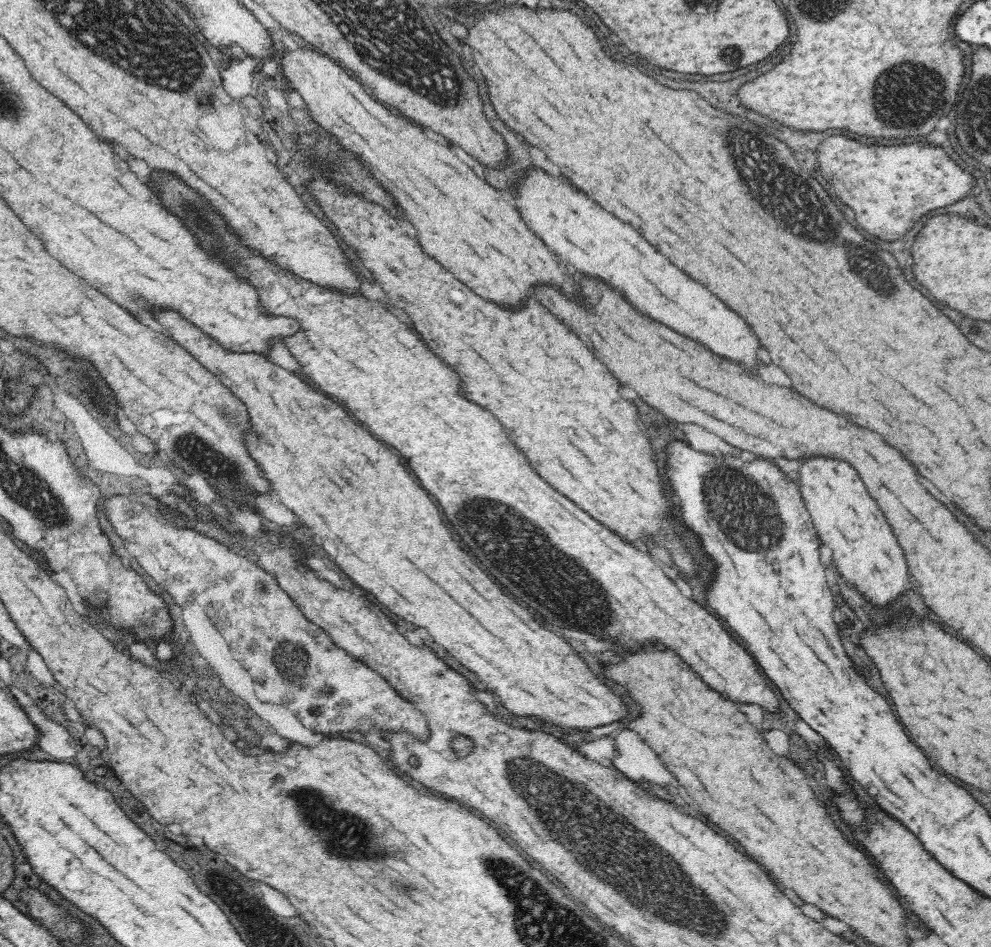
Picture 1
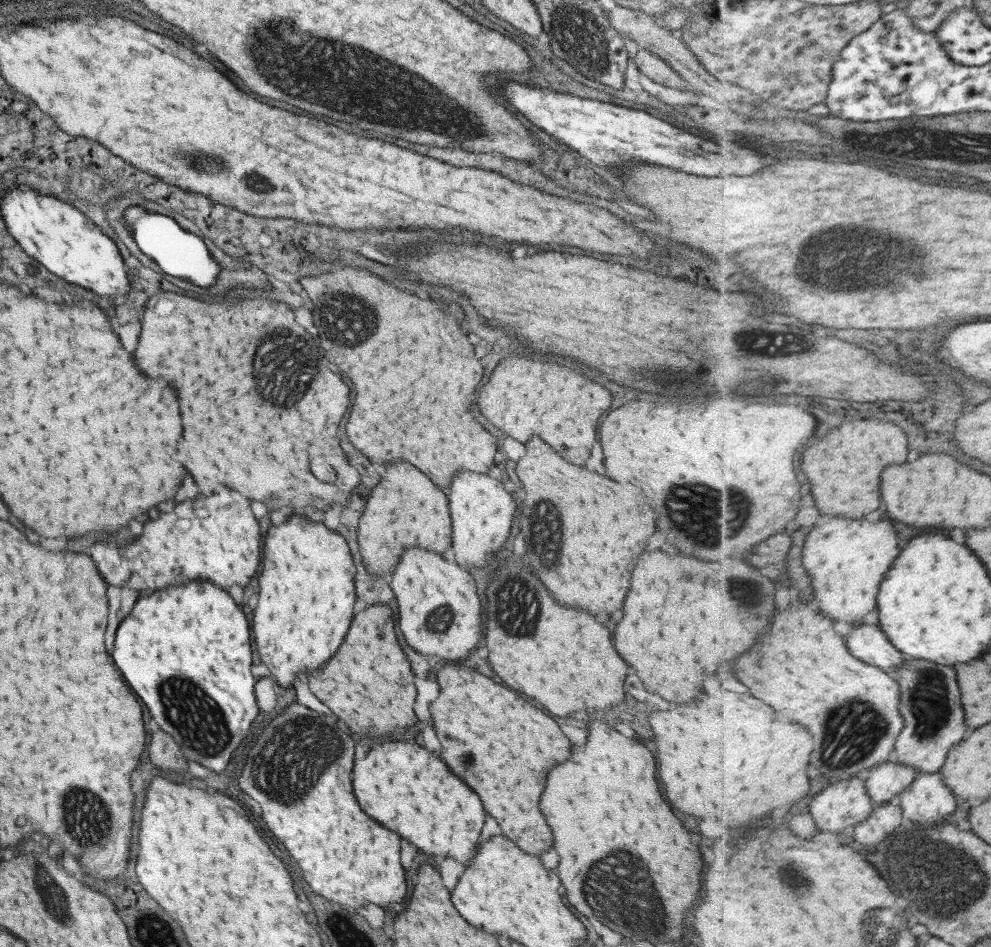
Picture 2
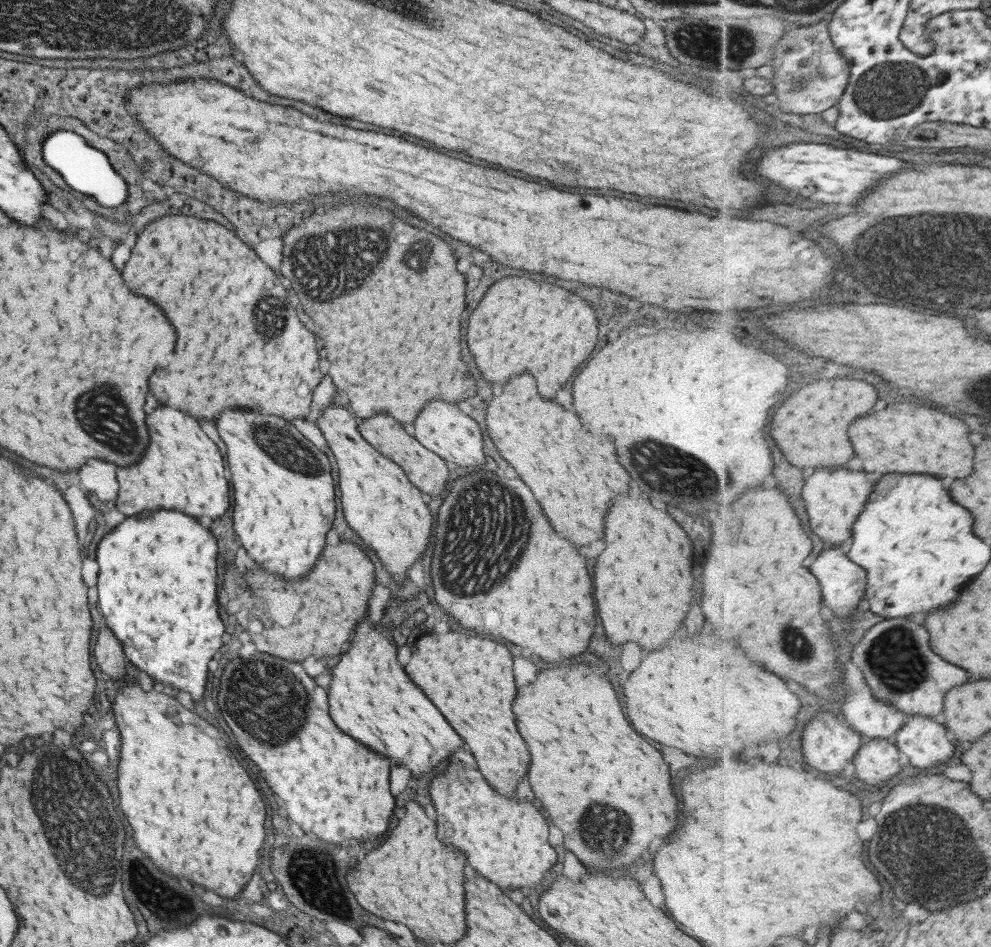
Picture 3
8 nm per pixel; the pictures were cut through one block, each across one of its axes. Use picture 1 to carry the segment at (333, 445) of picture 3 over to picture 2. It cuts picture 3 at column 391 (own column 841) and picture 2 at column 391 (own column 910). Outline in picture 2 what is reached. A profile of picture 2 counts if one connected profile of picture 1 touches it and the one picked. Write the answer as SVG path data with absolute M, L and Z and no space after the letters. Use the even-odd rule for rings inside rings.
M408 548L395 564L395 572L391 576L389 588L393 591L397 602L399 630L405 636L405 642L423 656L439 656L443 660L463 660L471 648L475 648L481 638L481 602L475 592L475 582L469 574L459 574L461 568L449 564L441 556L433 552L425 552L419 548Z

